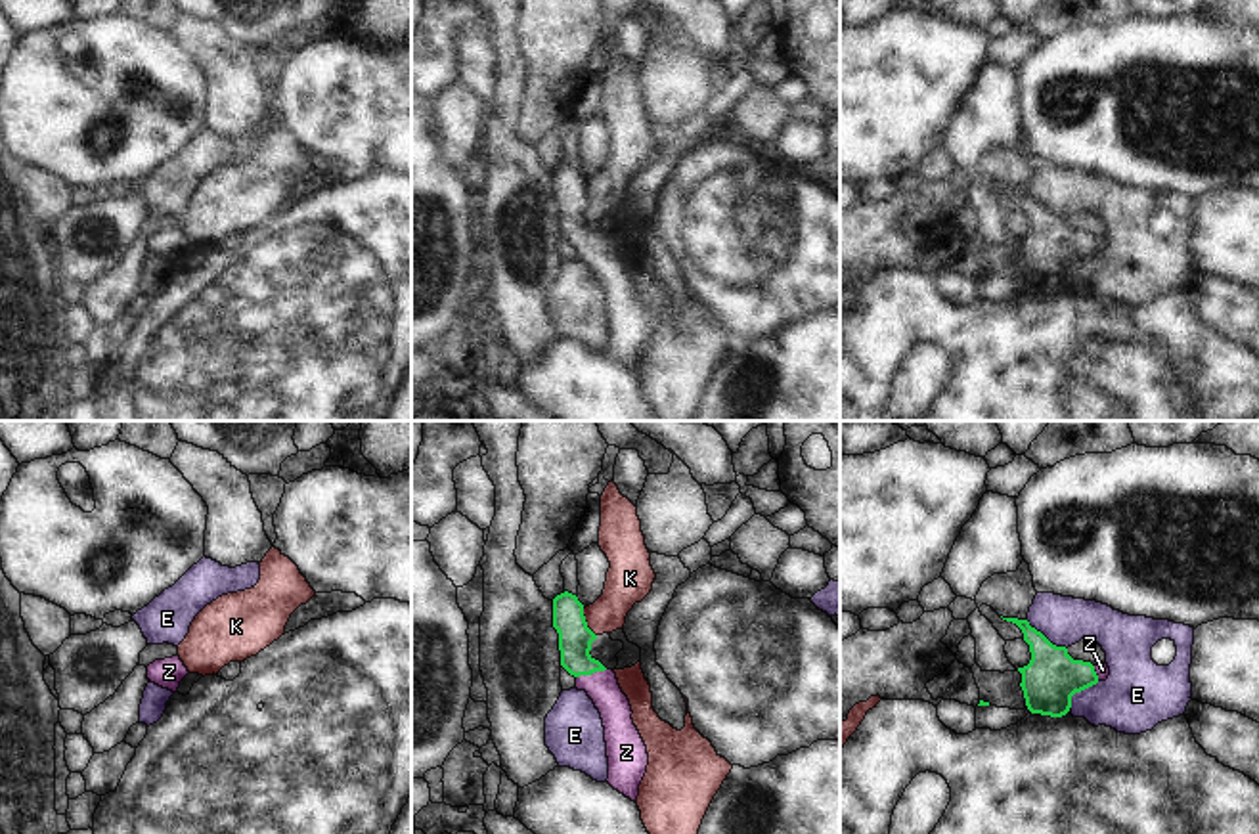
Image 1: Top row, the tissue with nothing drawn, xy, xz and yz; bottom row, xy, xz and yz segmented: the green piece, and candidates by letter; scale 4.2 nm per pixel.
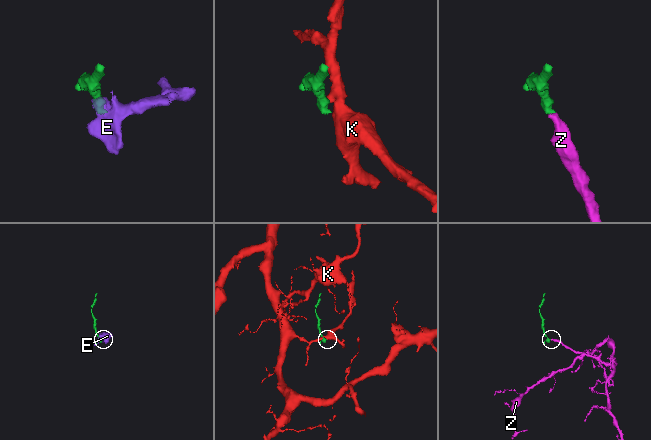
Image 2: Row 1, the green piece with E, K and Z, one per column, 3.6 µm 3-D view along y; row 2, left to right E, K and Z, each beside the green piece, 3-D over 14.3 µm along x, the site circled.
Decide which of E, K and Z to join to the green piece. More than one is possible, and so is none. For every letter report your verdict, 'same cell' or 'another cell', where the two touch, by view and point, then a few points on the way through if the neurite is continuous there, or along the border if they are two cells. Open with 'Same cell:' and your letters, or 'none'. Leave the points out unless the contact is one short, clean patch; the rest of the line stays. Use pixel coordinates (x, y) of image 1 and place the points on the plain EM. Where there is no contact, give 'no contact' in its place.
Same cell: Z
E: another cell; meets green in yz at (1045, 209); border along yz (1026, 192), (1053, 215), (1066, 220)
K: another cell; meets green in xz at (586, 194); border along xz (582, 180), (586, 197), (596, 207)
Z: same cell; meets green in xz at (590, 245); runs through xz (574, 209), (574, 230), (590, 245), (601, 259)

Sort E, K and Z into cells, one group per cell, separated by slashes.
E / K / Z

